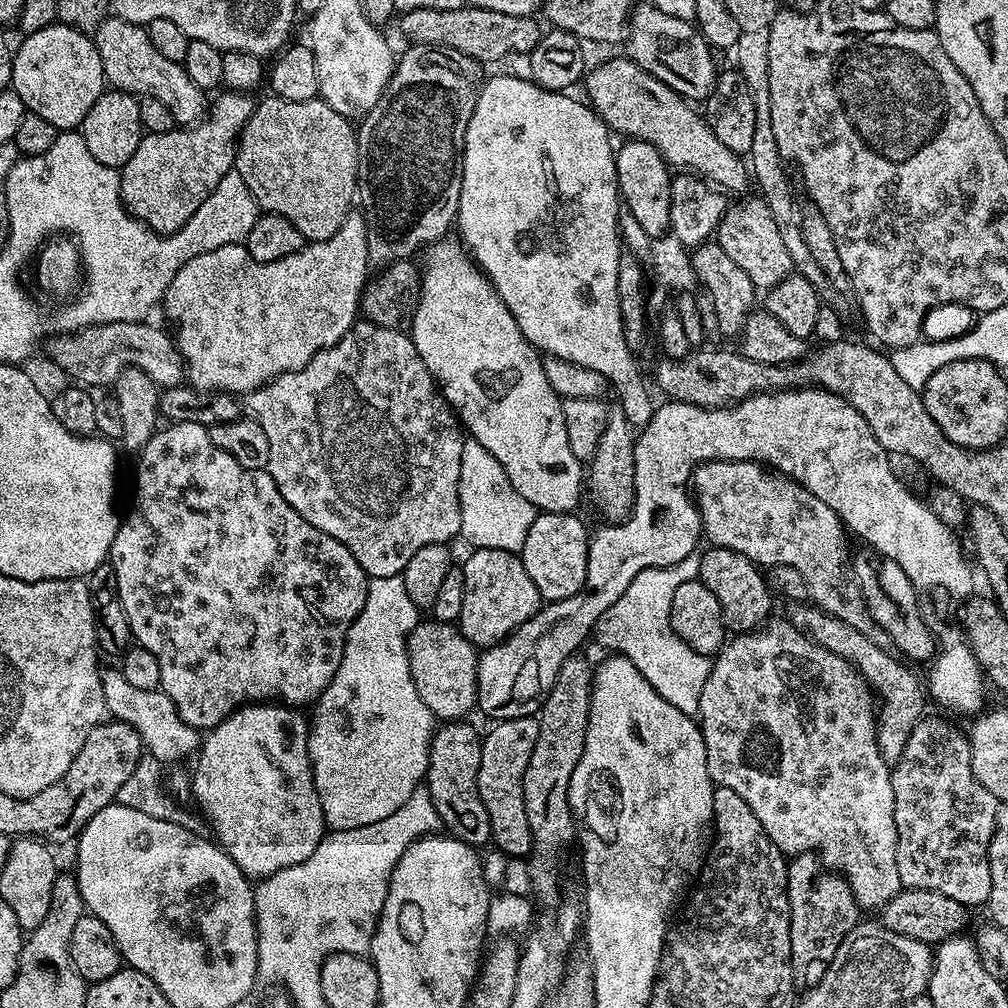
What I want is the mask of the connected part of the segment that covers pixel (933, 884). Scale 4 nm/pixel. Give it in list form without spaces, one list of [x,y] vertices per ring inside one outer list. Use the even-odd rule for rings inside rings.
[[[925,714],[917,725],[910,731],[906,741],[905,752],[892,768],[892,785],[894,786],[894,826],[898,826],[898,846],[896,857],[898,858],[898,878],[904,888],[917,888],[918,890],[934,890],[938,894],[946,894],[946,898],[954,898],[954,902],[962,902],[969,906],[987,905],[990,898],[990,862],[988,861],[988,847],[990,838],[994,834],[994,822],[996,821],[996,809],[998,802],[978,778],[974,778],[974,766],[970,758],[970,742],[965,729],[955,728],[948,720],[940,716]]]

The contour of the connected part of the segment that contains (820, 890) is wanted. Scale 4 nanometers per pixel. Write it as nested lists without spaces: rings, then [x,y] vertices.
[[[803,852],[801,856],[791,857],[788,865],[788,901],[792,909],[790,910],[790,954],[792,955],[792,978],[796,981],[796,987],[800,990],[807,990],[812,988],[821,978],[822,974],[826,974],[826,970],[830,966],[830,962],[834,958],[834,954],[838,950],[838,946],[847,936],[854,931],[857,924],[861,923],[862,920],[862,909],[857,904],[854,894],[850,890],[850,886],[844,881],[844,877],[838,872],[832,871],[831,868],[824,867],[820,862],[819,856],[811,852]]]

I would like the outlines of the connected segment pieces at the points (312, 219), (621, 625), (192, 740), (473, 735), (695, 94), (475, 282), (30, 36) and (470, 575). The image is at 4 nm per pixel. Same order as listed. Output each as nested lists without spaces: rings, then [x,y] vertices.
[[[268,94],[264,101],[261,99],[257,103],[238,137],[234,170],[242,174],[242,182],[250,186],[250,194],[264,212],[277,212],[282,218],[294,222],[305,241],[328,240],[338,234],[342,222],[346,222],[348,213],[353,211],[358,196],[356,134],[353,121],[338,114],[321,98],[290,102],[281,96]]]
[[[649,570],[638,574],[638,578],[634,578],[634,582],[626,586],[626,594],[622,594],[622,598],[618,598],[618,602],[614,602],[614,606],[610,606],[610,610],[606,610],[602,618],[598,618],[594,640],[602,647],[608,648],[604,650],[615,650],[630,662],[634,662],[642,678],[646,678],[646,682],[650,682],[650,686],[654,686],[654,690],[658,690],[658,694],[662,694],[662,698],[670,702],[670,706],[678,706],[682,714],[692,716],[700,711],[702,686],[706,686],[706,678],[710,674],[713,661],[698,654],[698,650],[690,650],[690,646],[686,646],[686,642],[682,642],[682,638],[678,638],[672,629],[670,602],[674,598],[674,590],[678,583],[677,577],[674,578],[672,575],[673,573],[668,570]]]
[[[116,666],[105,667],[101,671],[100,681],[107,715],[111,719],[121,720],[131,726],[138,734],[143,751],[147,755],[158,761],[167,762],[167,760],[184,760],[199,749],[202,743],[201,733],[186,722],[182,722],[174,702],[170,702],[165,692],[138,690],[138,686],[130,686],[130,682],[126,682],[126,678]]]
[[[444,722],[435,729],[429,742],[429,760],[426,785],[433,799],[434,808],[443,831],[455,840],[461,840],[473,846],[488,844],[492,839],[490,830],[490,814],[486,814],[486,806],[482,806],[478,794],[478,762],[482,762],[481,733],[475,732],[468,722]]]
[[[646,2],[637,3],[628,18],[627,44],[627,59],[633,60],[639,68],[670,86],[670,90],[689,102],[707,101],[716,85],[718,67],[712,57],[715,56],[714,50],[705,42],[704,35],[693,21],[674,18],[674,14],[662,14],[662,10]]]
[[[459,239],[437,240],[436,243],[428,245],[423,256],[424,264],[422,263],[420,273],[420,301],[412,319],[410,335],[422,362],[426,362],[426,370],[430,370],[430,374],[436,382],[436,387],[444,395],[444,401],[455,412],[463,431],[471,439],[476,440],[482,446],[486,446],[486,450],[490,450],[490,454],[494,454],[494,458],[498,458],[498,462],[506,470],[506,478],[510,478],[510,484],[514,486],[514,490],[518,490],[518,494],[522,494],[522,498],[526,498],[526,502],[533,504],[540,512],[572,512],[575,509],[575,504],[580,500],[582,461],[574,458],[574,450],[570,450],[570,438],[566,438],[566,418],[562,418],[562,400],[552,389],[550,382],[546,382],[546,370],[541,353],[524,337],[518,322],[514,322],[514,314],[510,314],[506,302],[502,302],[502,298],[496,293],[488,277],[480,271],[476,261],[468,255]]]
[[[59,22],[37,32],[29,32],[23,39],[20,45],[15,45],[12,54],[11,91],[22,98],[27,111],[38,114],[38,118],[46,118],[46,122],[50,122],[56,129],[79,129],[86,114],[90,114],[90,106],[94,106],[94,102],[98,102],[98,98],[106,91],[102,58],[98,58],[95,39],[87,32]]]
[[[478,548],[469,553],[462,561],[466,590],[462,590],[462,614],[458,627],[472,644],[498,644],[515,628],[535,616],[542,607],[542,601],[517,553],[493,548]]]

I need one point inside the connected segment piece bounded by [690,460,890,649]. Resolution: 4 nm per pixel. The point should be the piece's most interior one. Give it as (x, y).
(766, 516)

